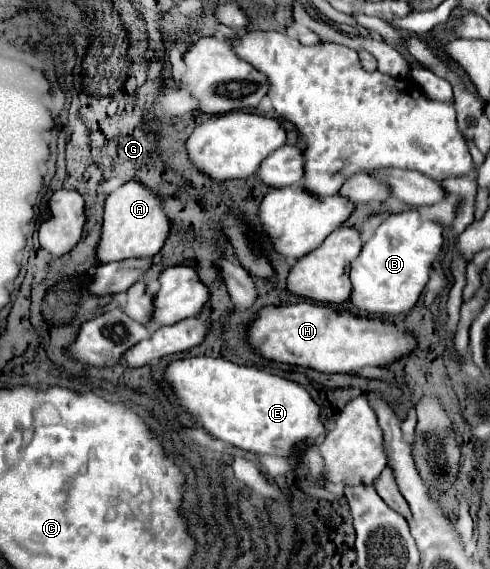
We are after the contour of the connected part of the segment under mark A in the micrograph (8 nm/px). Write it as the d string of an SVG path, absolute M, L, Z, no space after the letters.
M128 181L106 199L102 237L96 255L102 263L124 261L130 257L152 257L162 249L164 241L170 235L170 229L172 221L162 211L162 199L140 181Z

